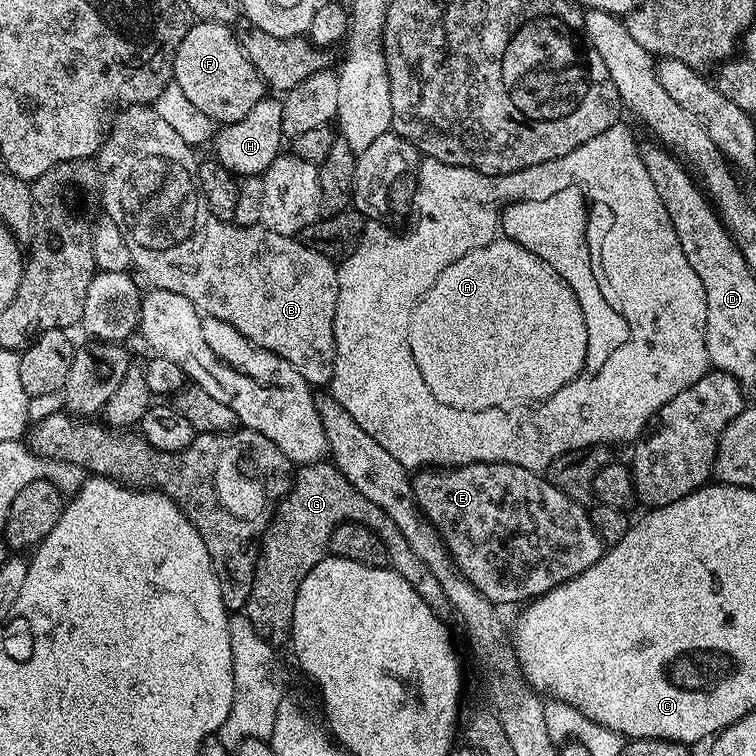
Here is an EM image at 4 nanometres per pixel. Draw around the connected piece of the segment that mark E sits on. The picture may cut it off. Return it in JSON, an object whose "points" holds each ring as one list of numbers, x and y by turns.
{"points":[[513,464,436,466,431,470,417,471,411,481,411,486,417,508,422,513,423,519,430,525,431,531,439,537,444,548,447,549,447,555,450,557,455,571,463,576,478,594,486,597,489,604,493,606,516,604,519,600,531,602,543,592,548,592,549,589,556,588,562,582,577,576,583,570,589,569,594,562,600,560,604,551,604,543,600,536,594,532,592,523,589,522,588,512,581,505,574,503,569,496,562,494,562,490,555,488,543,475,526,470,522,466,514,466]]}

